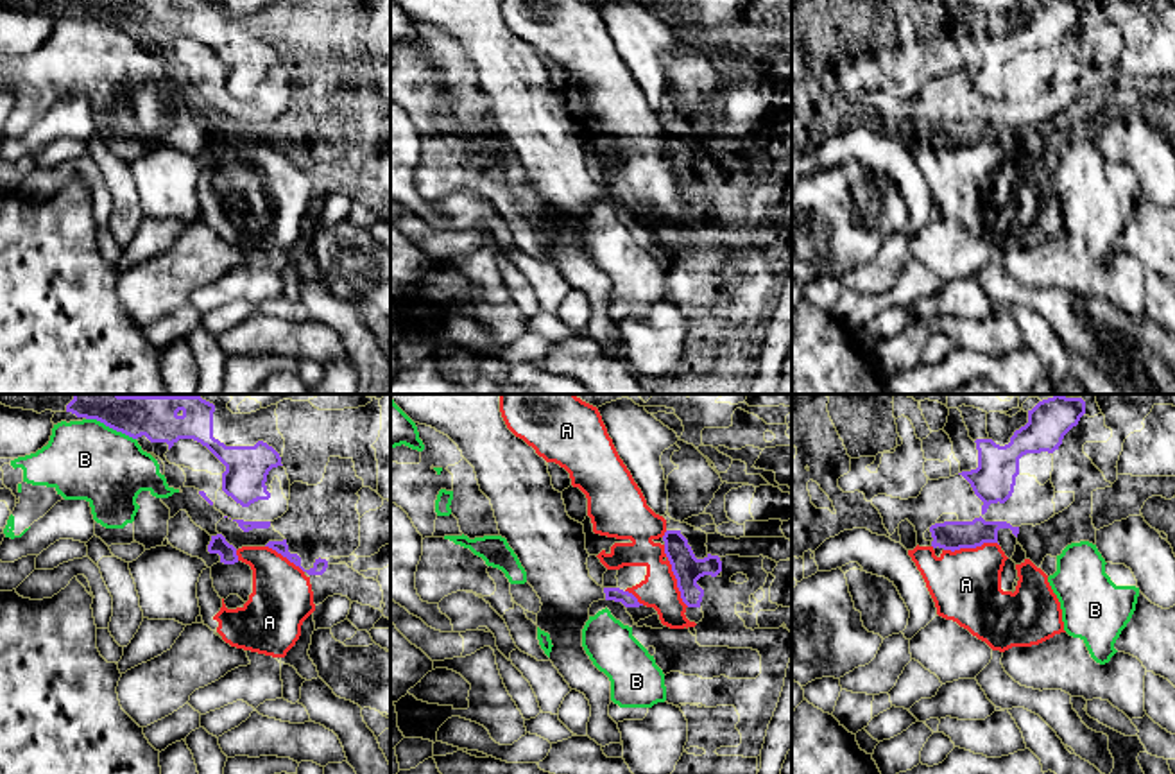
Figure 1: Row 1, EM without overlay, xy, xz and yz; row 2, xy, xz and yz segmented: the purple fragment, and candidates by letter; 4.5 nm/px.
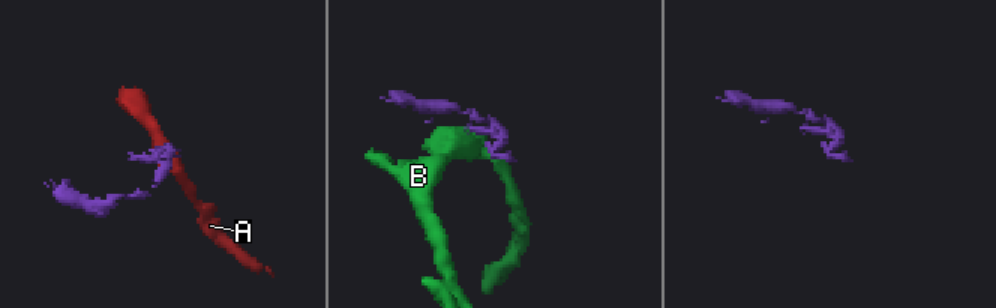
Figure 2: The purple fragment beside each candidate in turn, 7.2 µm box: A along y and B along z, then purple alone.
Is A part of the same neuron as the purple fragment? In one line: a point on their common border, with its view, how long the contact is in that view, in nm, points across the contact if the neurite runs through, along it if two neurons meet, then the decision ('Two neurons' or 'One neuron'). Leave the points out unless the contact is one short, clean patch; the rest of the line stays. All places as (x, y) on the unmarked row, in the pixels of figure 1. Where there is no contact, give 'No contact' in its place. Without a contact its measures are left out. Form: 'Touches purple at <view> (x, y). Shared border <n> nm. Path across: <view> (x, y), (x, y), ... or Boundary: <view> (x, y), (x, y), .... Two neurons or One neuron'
Touches purple at xz (674, 172). Shared border 300 nm. Two neurons

